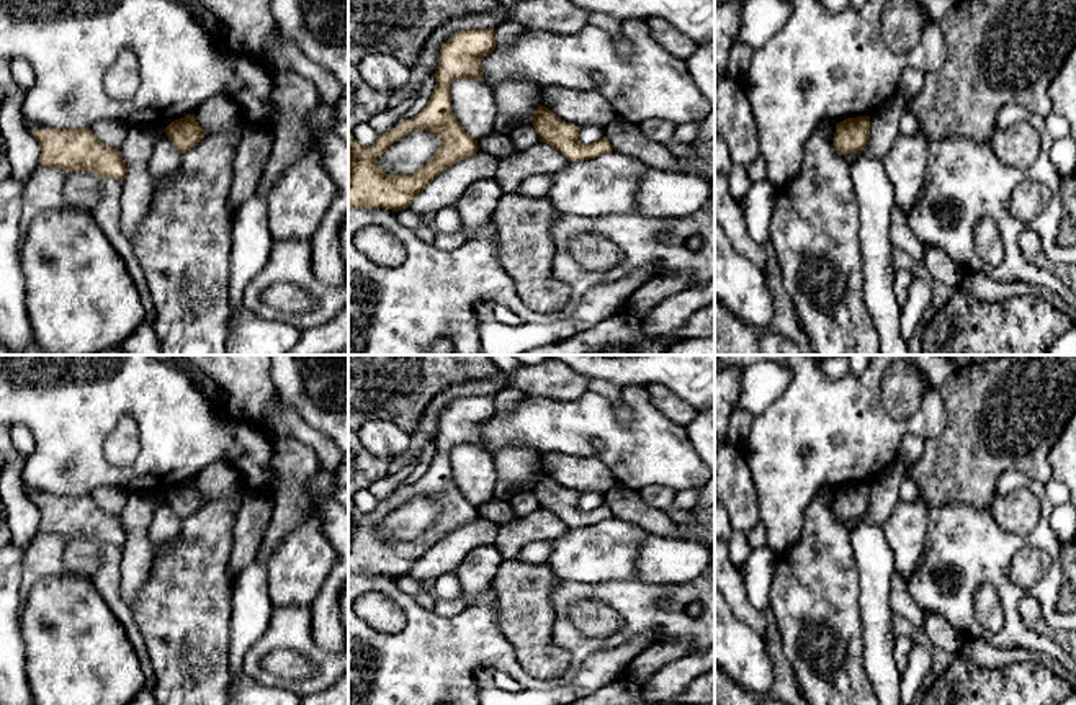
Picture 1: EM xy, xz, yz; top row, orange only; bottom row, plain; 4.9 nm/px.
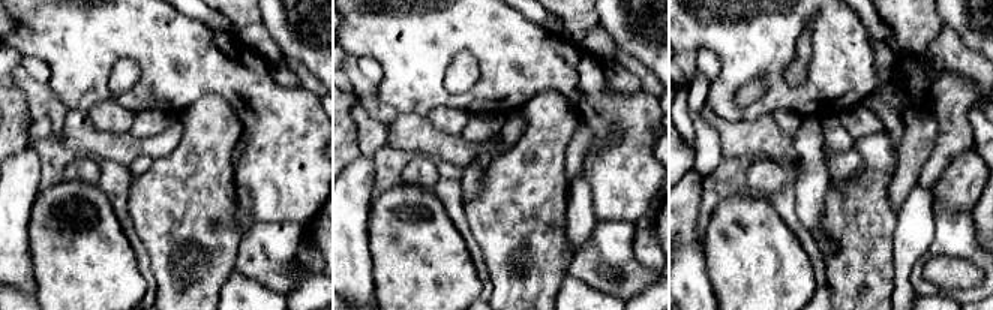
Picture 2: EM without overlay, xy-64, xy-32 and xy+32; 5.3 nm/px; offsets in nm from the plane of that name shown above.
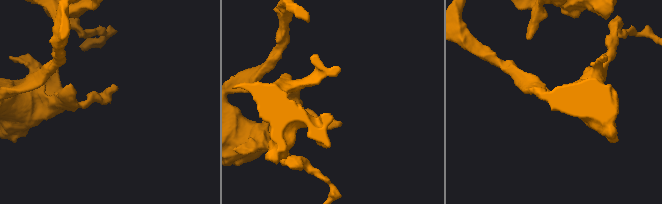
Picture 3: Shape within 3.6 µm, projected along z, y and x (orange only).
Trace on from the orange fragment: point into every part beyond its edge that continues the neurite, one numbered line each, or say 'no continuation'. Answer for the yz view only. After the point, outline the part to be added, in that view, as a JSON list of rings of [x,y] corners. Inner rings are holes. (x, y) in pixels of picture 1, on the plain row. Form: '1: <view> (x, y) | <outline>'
no continuation

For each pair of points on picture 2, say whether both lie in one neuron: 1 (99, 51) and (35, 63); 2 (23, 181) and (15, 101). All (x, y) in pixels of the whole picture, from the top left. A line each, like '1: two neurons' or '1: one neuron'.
1: two neurons
2: two neurons

